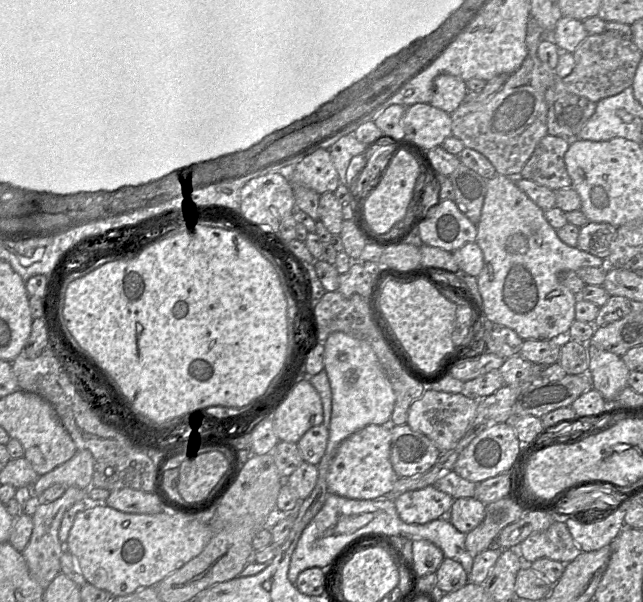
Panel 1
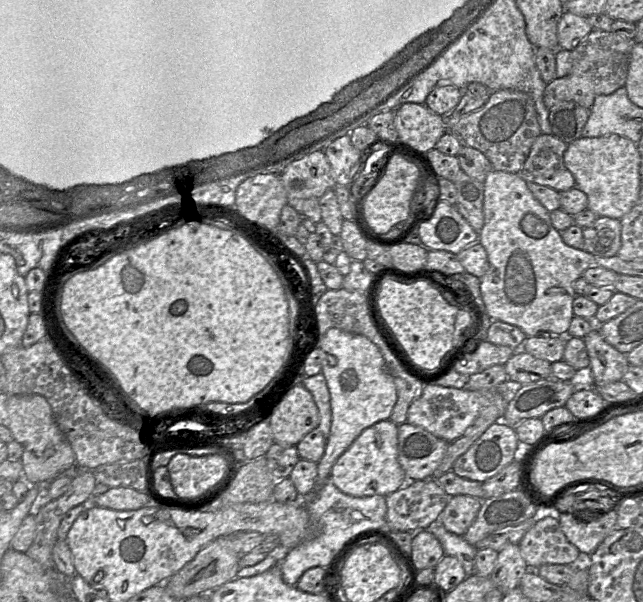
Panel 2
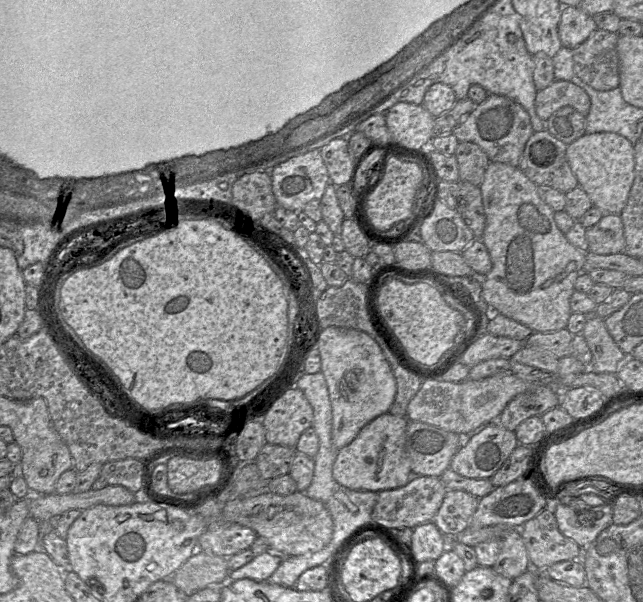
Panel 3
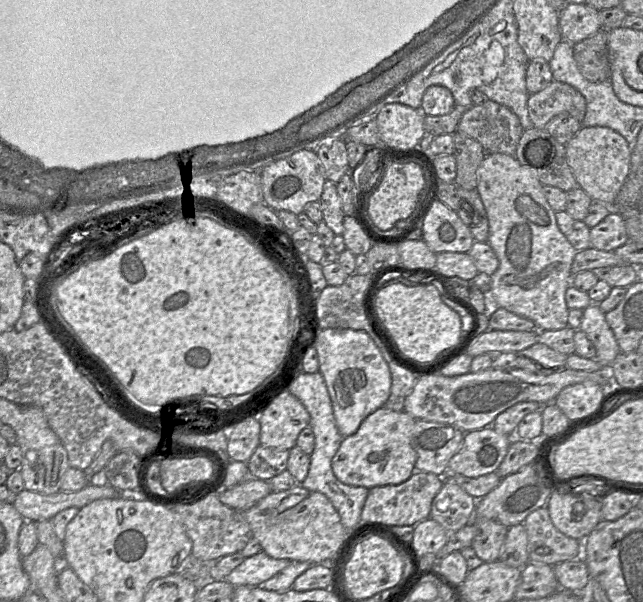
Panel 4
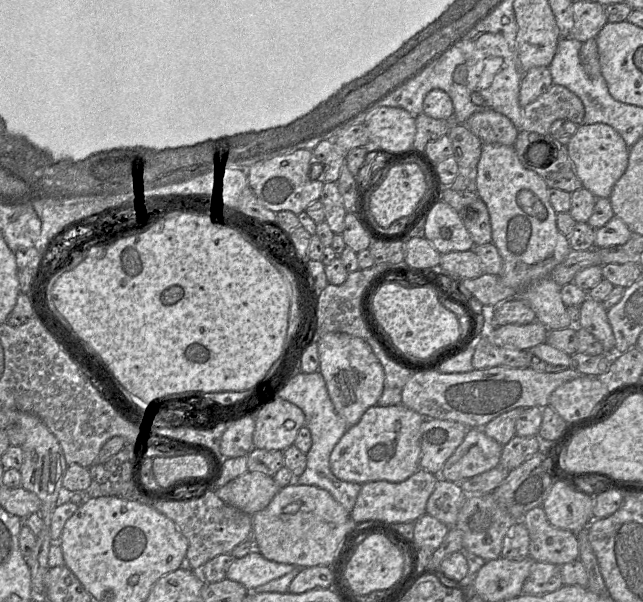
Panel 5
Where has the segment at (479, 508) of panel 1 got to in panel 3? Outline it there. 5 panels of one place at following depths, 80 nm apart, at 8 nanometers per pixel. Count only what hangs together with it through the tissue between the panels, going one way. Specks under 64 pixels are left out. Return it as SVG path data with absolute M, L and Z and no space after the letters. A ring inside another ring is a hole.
M447 490L433 522L448 539L452 539L469 526L478 501L477 497L466 491Z

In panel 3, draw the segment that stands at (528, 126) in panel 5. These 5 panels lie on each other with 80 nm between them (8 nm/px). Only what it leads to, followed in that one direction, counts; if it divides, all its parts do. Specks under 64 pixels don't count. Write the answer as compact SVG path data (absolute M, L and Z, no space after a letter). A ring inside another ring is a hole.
M554 80L546 88L537 91L534 106L543 121L547 121L555 111L564 106L571 106L586 116L590 109L590 98L584 89L572 82Z

